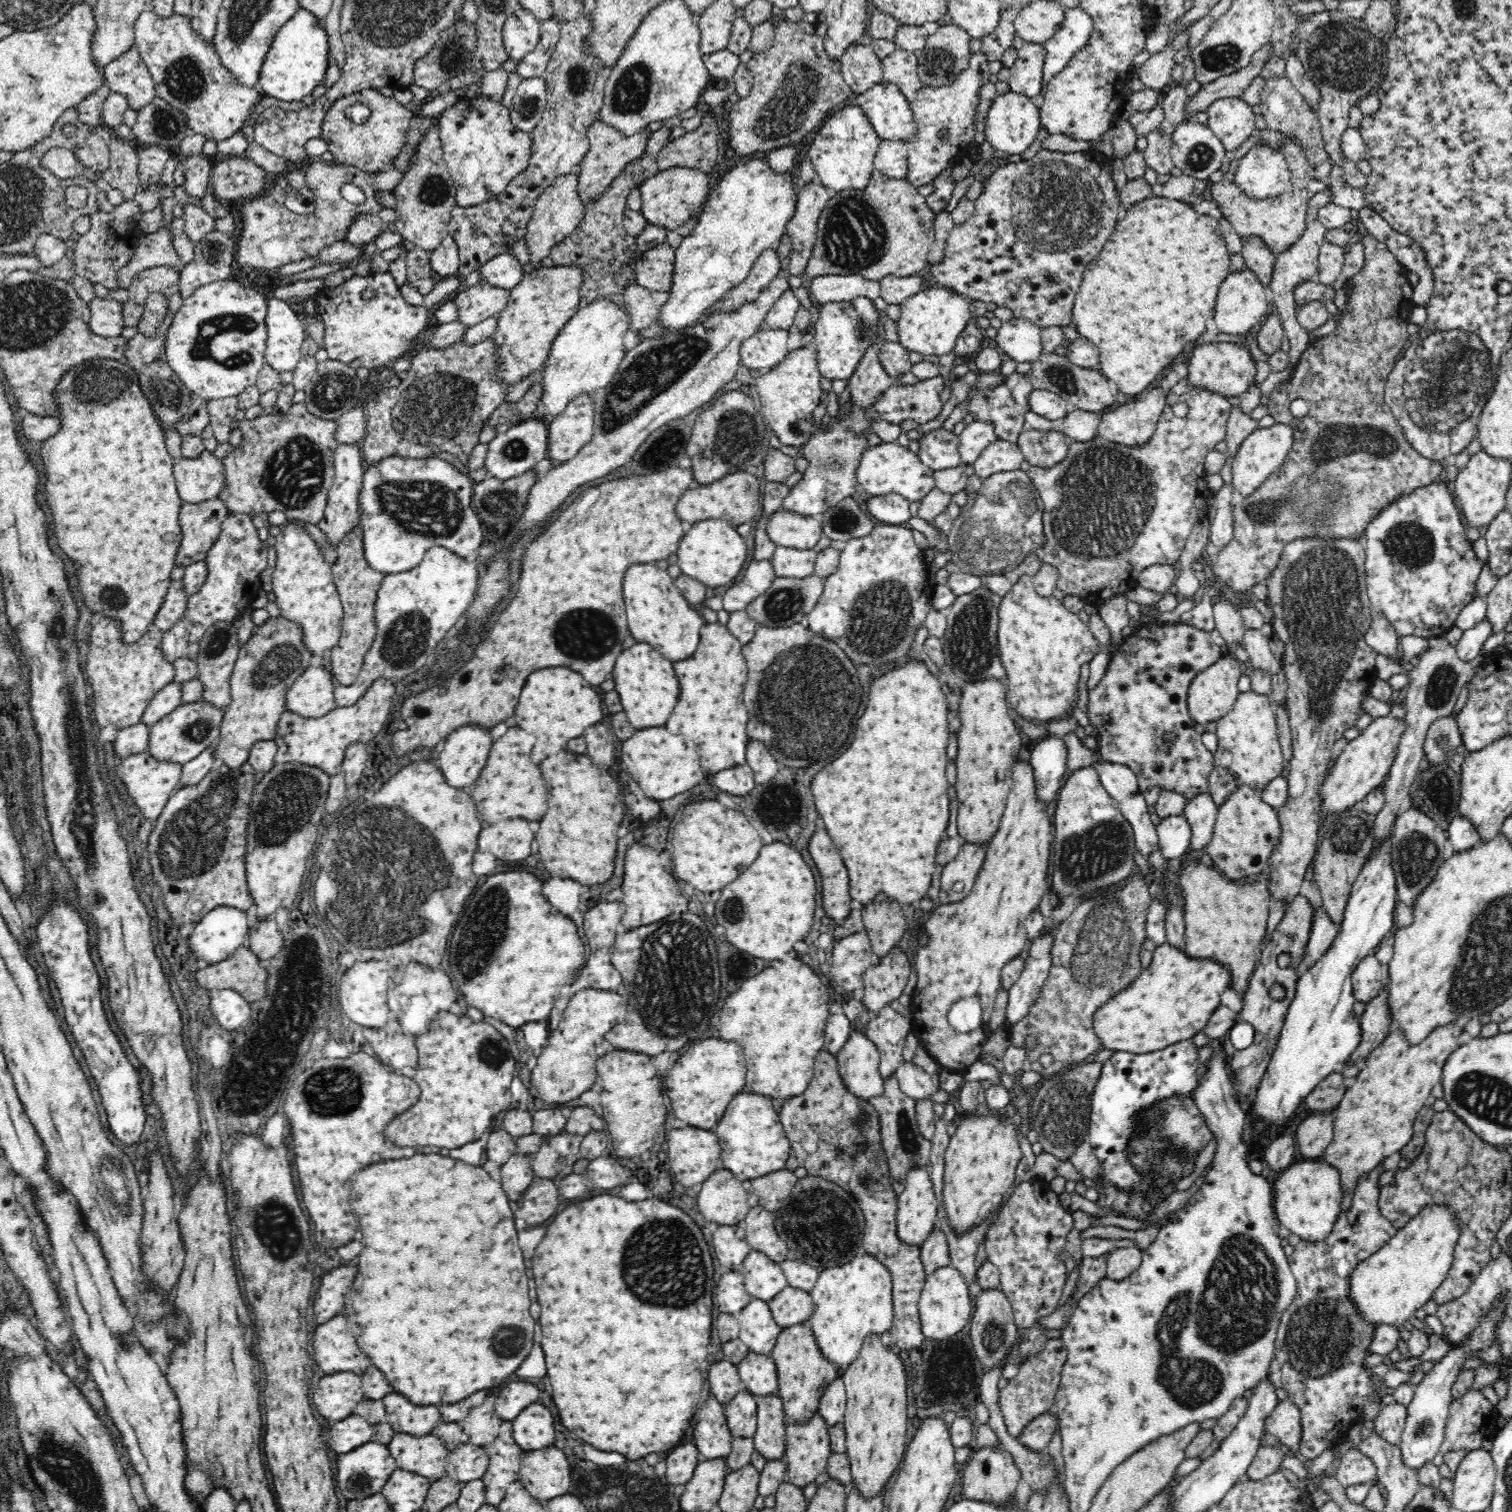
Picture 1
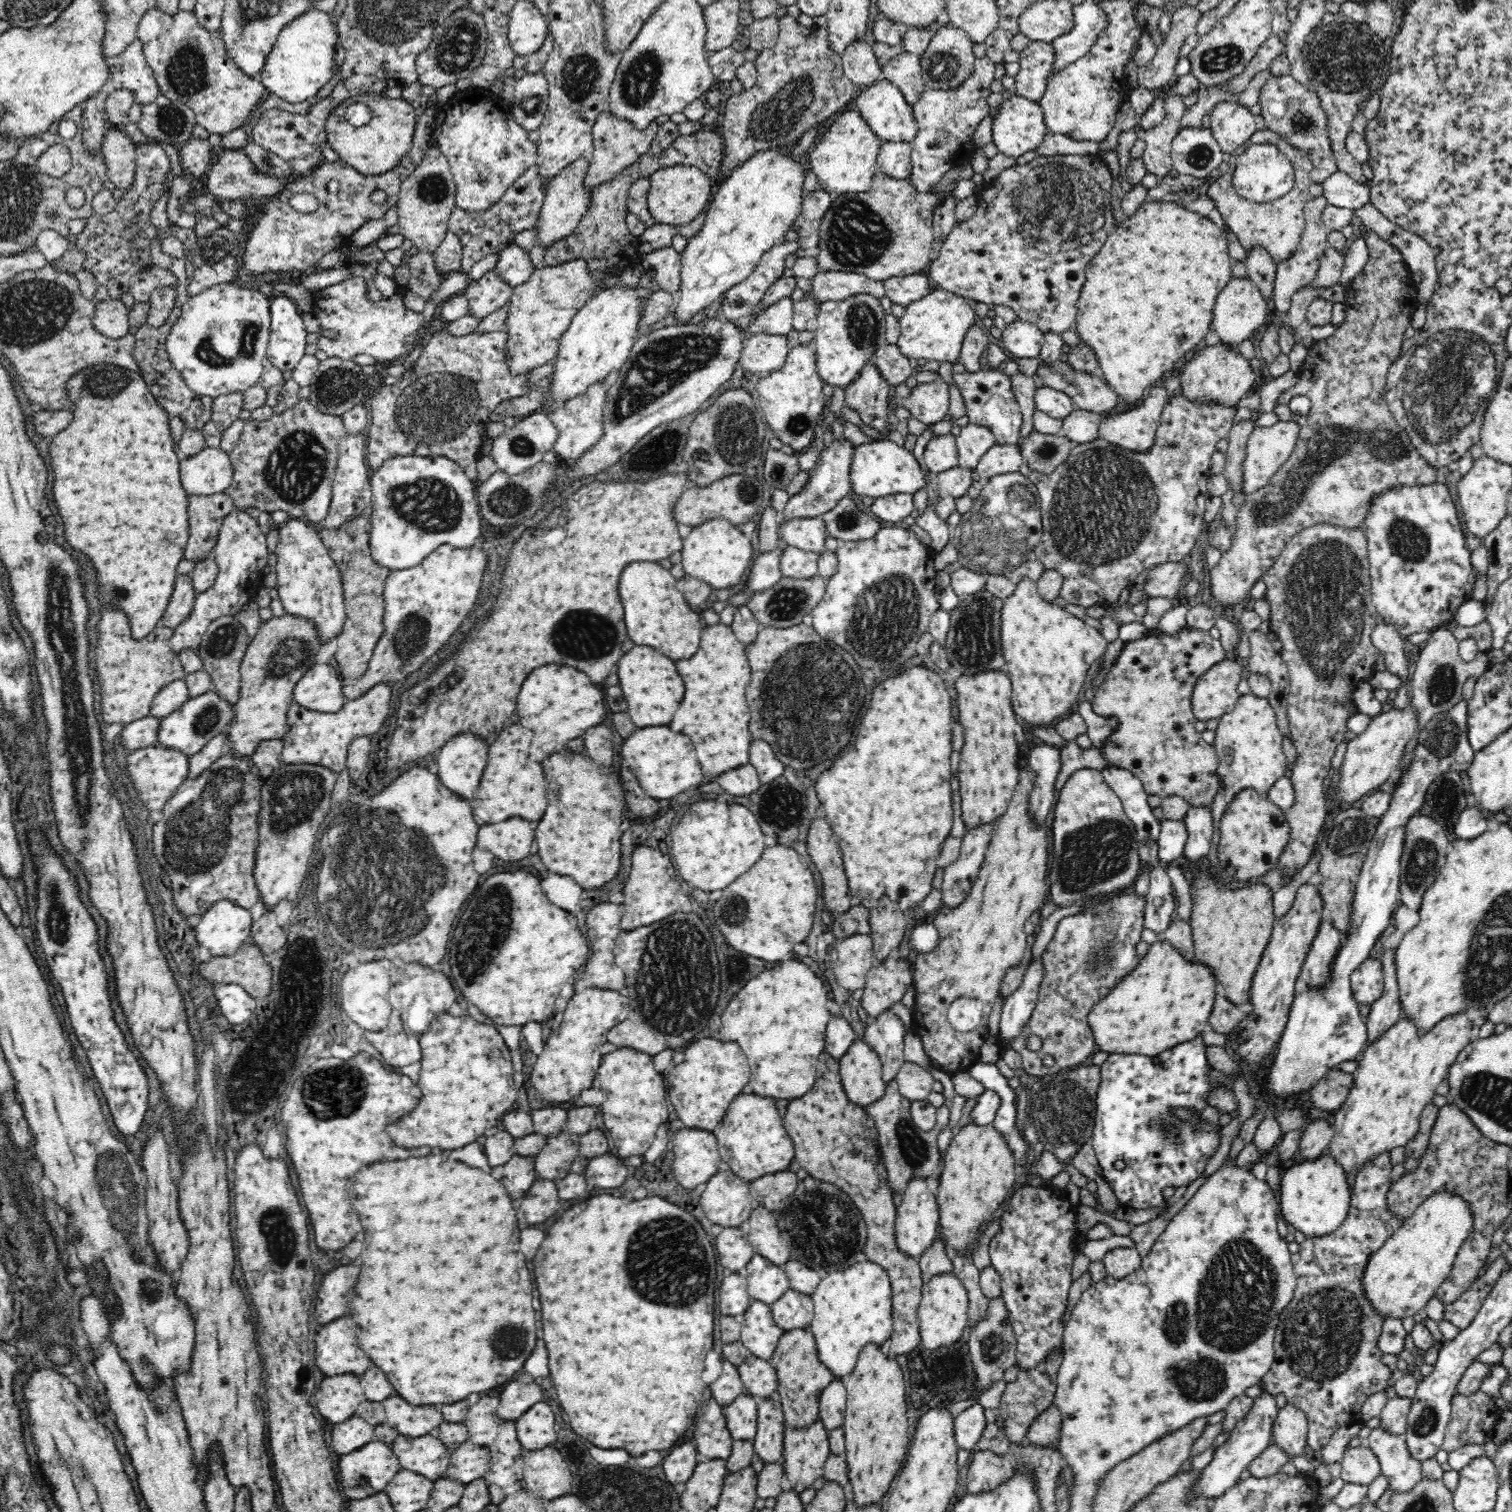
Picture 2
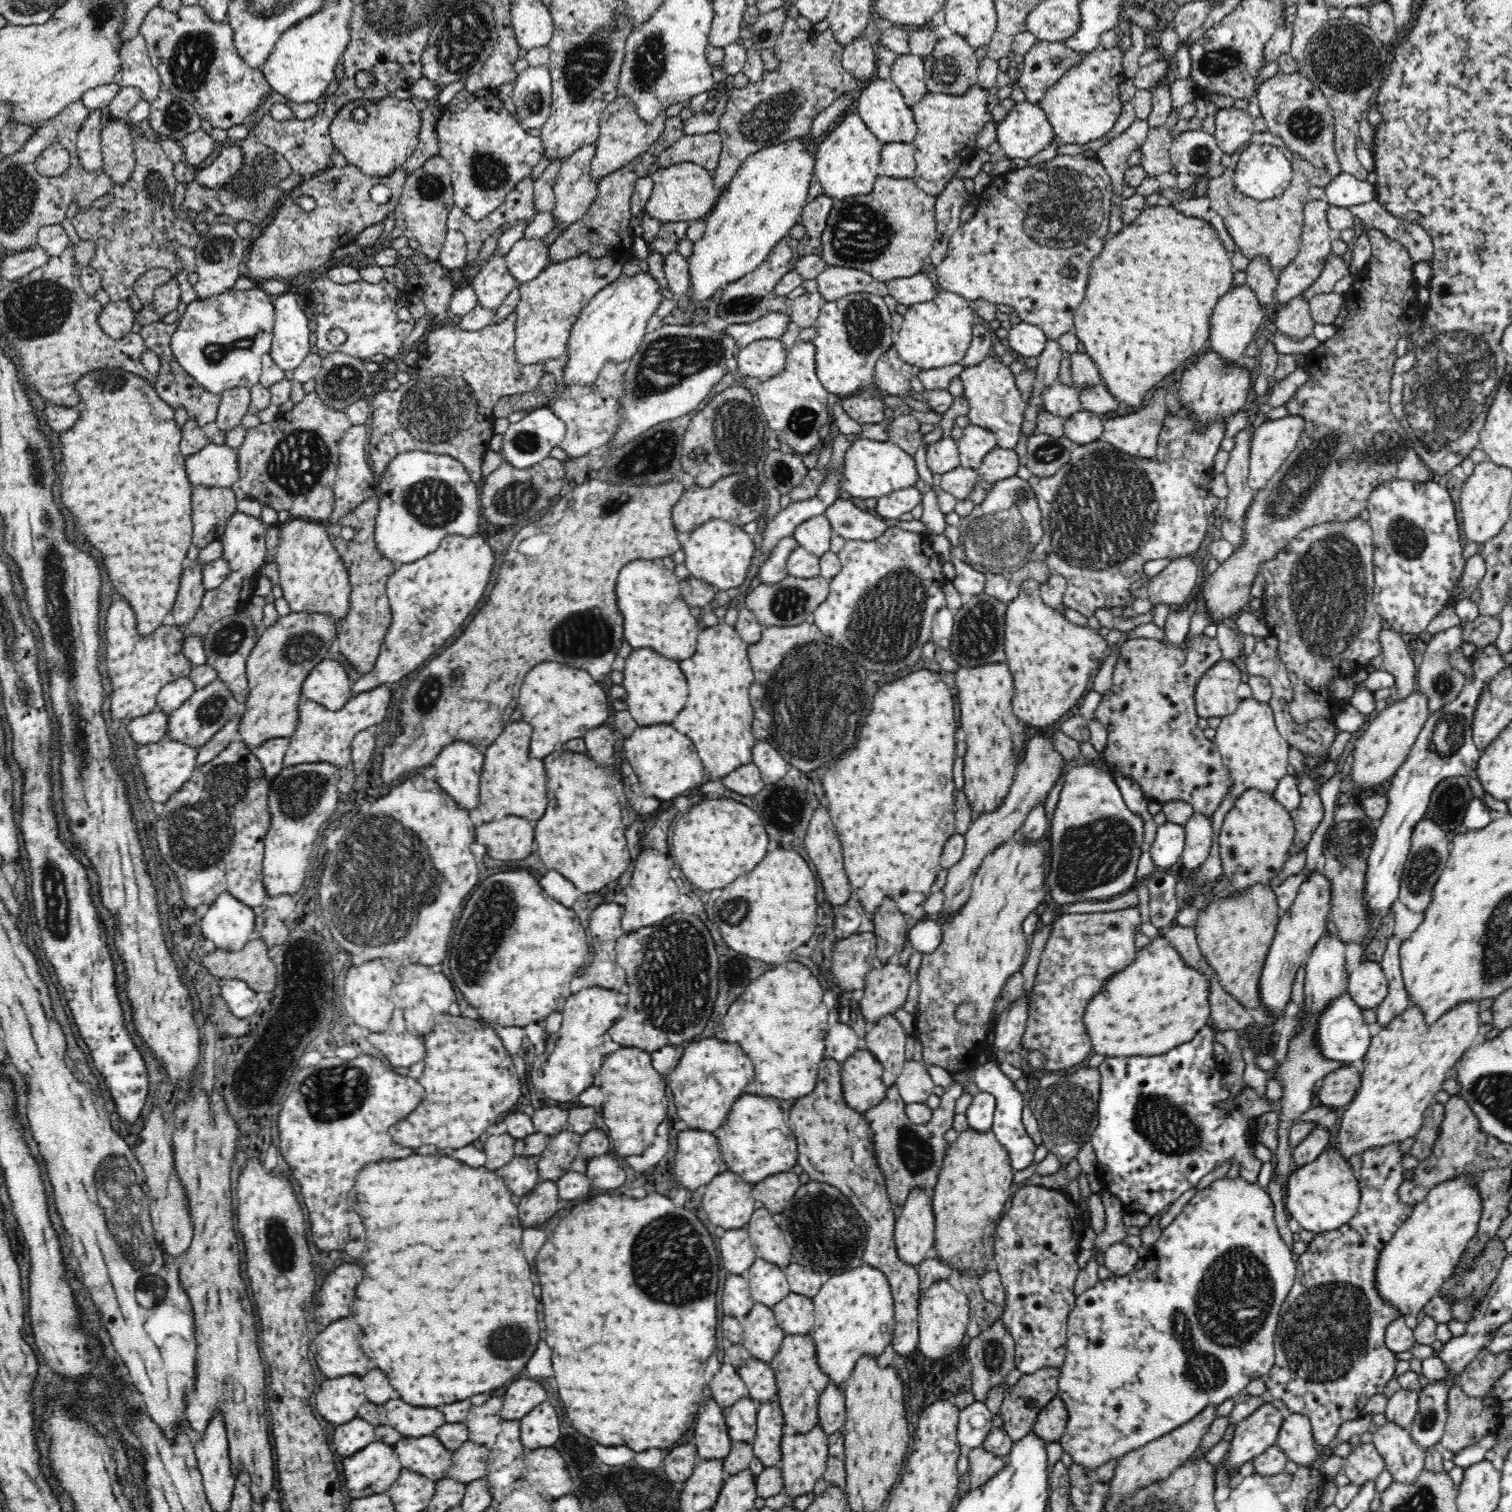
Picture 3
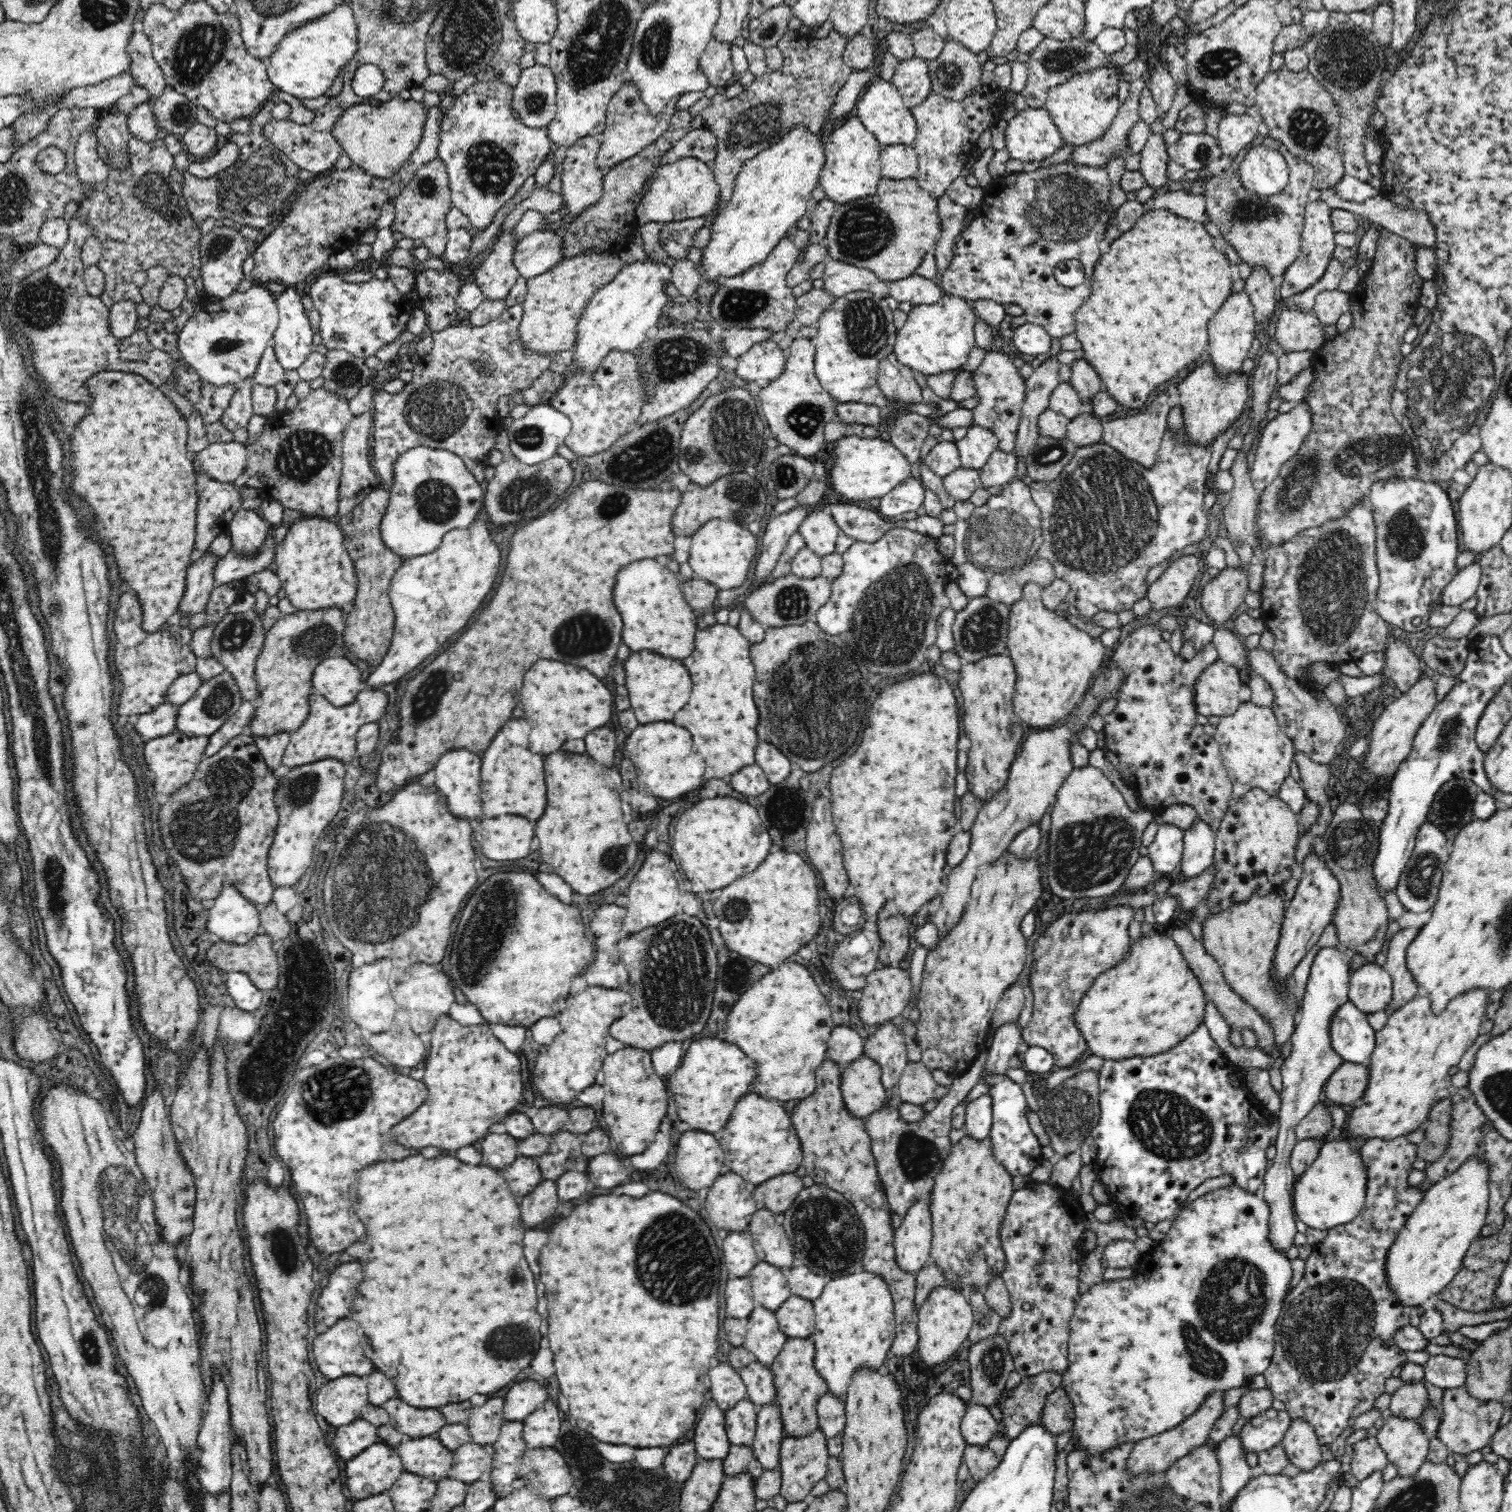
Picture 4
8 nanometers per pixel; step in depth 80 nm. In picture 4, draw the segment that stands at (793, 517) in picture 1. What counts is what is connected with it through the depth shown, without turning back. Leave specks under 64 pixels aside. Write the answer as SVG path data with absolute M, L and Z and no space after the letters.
M818 509L801 522L798 533L804 538L806 547L823 557L834 553L834 544L840 529L827 509Z

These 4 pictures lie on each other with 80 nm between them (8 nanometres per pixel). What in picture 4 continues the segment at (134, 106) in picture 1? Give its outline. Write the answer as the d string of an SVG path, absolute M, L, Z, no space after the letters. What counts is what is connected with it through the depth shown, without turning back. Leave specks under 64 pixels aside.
M138 28L130 36L126 53L130 57L130 66L127 70L132 77L132 81L134 81L134 85L146 90L148 100L152 102L162 94L167 86L162 69L154 59L150 48L152 48L150 39Z

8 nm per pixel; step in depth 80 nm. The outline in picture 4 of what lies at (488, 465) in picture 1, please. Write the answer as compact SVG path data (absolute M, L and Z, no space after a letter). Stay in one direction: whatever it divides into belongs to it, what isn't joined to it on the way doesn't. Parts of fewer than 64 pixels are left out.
M540 404L531 407L524 417L513 420L506 431L514 457L524 465L533 465L552 458L556 454L556 448L564 444L570 428L570 419L566 415L548 404Z

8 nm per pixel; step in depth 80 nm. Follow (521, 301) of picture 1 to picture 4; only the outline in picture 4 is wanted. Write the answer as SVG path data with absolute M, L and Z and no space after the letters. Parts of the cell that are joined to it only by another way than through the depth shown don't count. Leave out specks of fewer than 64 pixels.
M618 252L577 254L569 259L563 258L556 266L544 271L544 274L528 279L526 282L526 295L522 304L522 320L518 324L519 339L523 345L521 348L527 354L539 354L550 356L552 353L562 351L574 351L576 339L576 326L582 316L588 301L605 284L612 282L616 275L624 268Z

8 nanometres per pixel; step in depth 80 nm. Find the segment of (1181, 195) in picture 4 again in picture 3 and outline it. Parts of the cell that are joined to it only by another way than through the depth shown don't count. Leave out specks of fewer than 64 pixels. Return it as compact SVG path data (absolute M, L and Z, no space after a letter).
M1194 196L1193 198L1190 198L1190 200L1180 198L1176 201L1172 201L1171 205L1186 216L1202 218L1212 226L1215 226L1216 232L1224 244L1230 244L1230 242L1232 242L1232 237L1230 236L1230 233L1228 234L1228 232L1226 232L1222 217L1210 208L1210 199L1208 197L1199 198Z

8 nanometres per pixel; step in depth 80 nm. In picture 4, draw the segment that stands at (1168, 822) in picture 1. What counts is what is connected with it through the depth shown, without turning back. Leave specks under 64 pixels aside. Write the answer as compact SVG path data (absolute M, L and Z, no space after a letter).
M1162 823L1156 838L1148 848L1148 856L1159 876L1178 875L1183 858L1184 831L1175 825Z

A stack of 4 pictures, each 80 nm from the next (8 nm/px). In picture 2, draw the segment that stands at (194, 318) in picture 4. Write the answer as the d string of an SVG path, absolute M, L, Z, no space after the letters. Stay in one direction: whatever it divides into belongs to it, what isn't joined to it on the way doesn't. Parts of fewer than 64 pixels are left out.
M237 281L210 286L184 302L181 314L171 326L165 350L171 366L192 391L214 400L218 396L243 393L259 382L264 373L263 361L267 358L270 337L270 302L270 297L255 289L241 287Z

